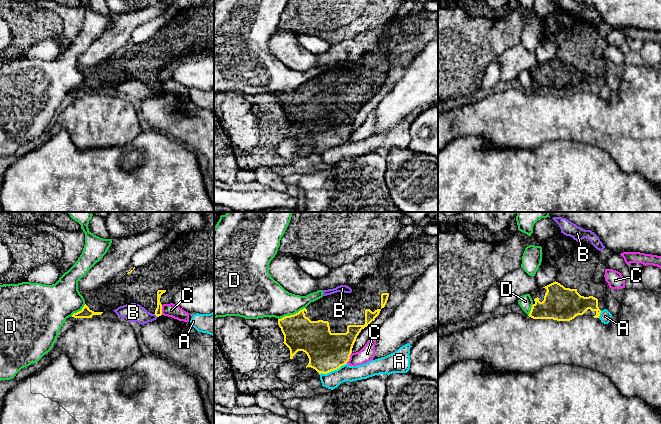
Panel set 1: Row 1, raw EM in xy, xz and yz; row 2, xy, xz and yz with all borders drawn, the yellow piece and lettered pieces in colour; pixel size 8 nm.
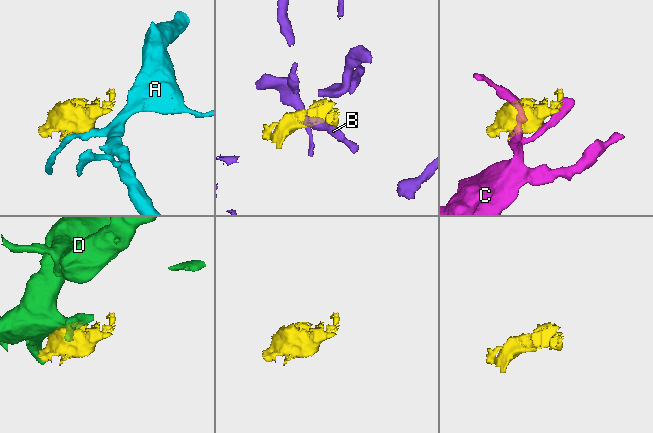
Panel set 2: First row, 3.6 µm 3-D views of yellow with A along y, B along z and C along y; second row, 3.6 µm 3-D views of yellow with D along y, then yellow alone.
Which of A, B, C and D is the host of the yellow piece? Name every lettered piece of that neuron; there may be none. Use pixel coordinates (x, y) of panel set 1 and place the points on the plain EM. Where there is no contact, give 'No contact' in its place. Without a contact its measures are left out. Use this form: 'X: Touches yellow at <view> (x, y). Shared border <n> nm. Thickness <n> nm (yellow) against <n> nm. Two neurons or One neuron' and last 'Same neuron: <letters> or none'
A: Touches yellow at xz (332, 146). Shared border 240 nm. Thickness 320 nm (yellow) against 140 nm. Two neurons
B: Touches yellow at xy (156, 91). Shared border 40 nm. Thickness 60 nm (yellow) against 150 nm. Two neurons
C: Touches yellow at xz (349, 134). Shared border 100 nm. Thickness 320 nm (yellow) against 120 nm. Two neurons
D: Touches yellow at xz (291, 91). Shared border 240 nm. Thickness 280 nm (yellow) against 300 nm. Two neurons
Same neuron: none

